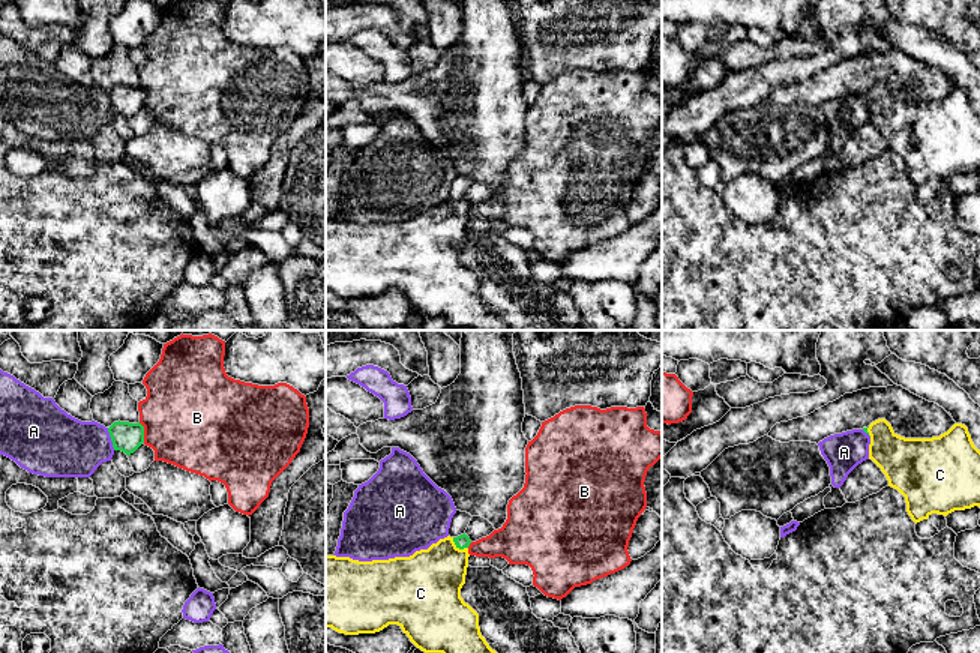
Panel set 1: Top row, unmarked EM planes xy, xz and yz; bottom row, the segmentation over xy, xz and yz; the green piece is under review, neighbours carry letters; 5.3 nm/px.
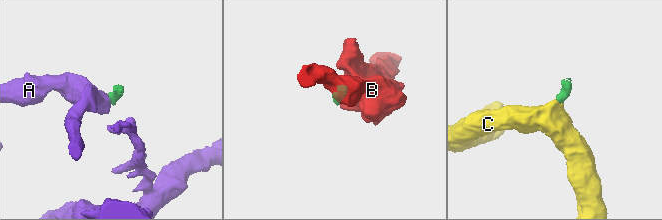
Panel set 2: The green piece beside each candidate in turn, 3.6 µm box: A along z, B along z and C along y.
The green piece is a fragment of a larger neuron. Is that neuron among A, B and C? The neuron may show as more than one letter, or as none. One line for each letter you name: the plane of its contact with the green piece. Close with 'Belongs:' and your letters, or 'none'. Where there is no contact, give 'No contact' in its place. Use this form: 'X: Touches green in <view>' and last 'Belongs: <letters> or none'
C: Touches green in xz
Belongs: C

